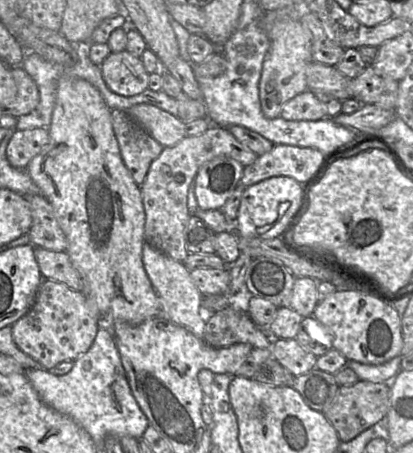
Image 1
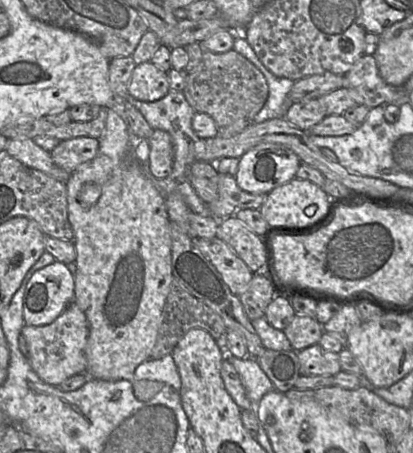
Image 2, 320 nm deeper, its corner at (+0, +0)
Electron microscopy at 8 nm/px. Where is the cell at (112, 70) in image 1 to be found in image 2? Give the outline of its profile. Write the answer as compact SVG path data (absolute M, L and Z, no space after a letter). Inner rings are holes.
M151 61L137 64L129 82L129 94L141 101L156 101L169 91L167 72Z

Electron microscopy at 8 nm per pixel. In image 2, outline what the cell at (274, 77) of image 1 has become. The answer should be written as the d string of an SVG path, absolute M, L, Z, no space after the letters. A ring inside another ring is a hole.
M261 143L239 158L234 176L242 190L266 195L294 179L300 164L300 158L288 147Z

